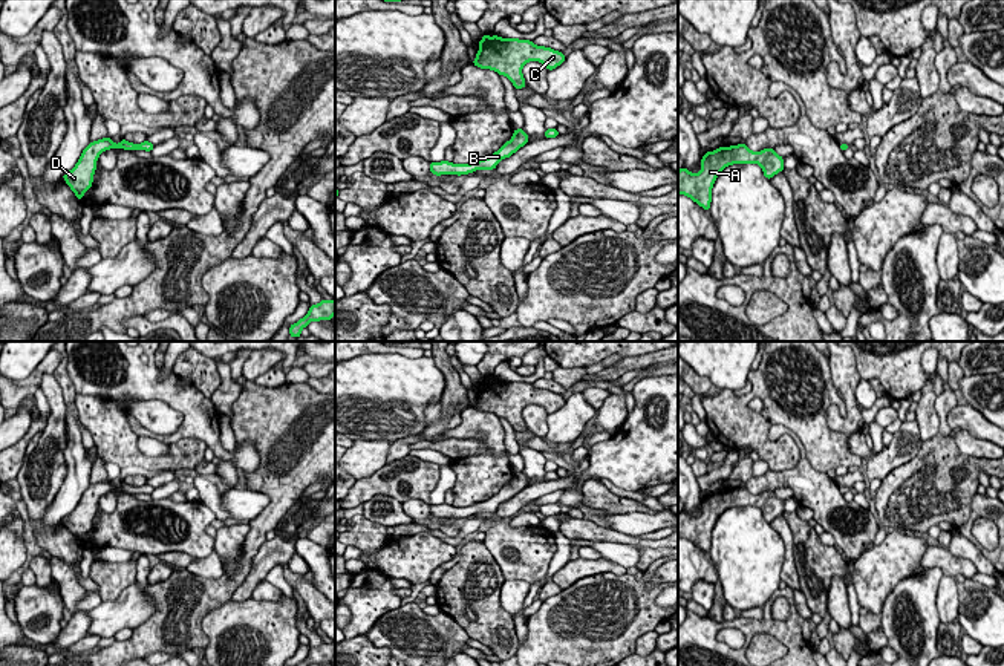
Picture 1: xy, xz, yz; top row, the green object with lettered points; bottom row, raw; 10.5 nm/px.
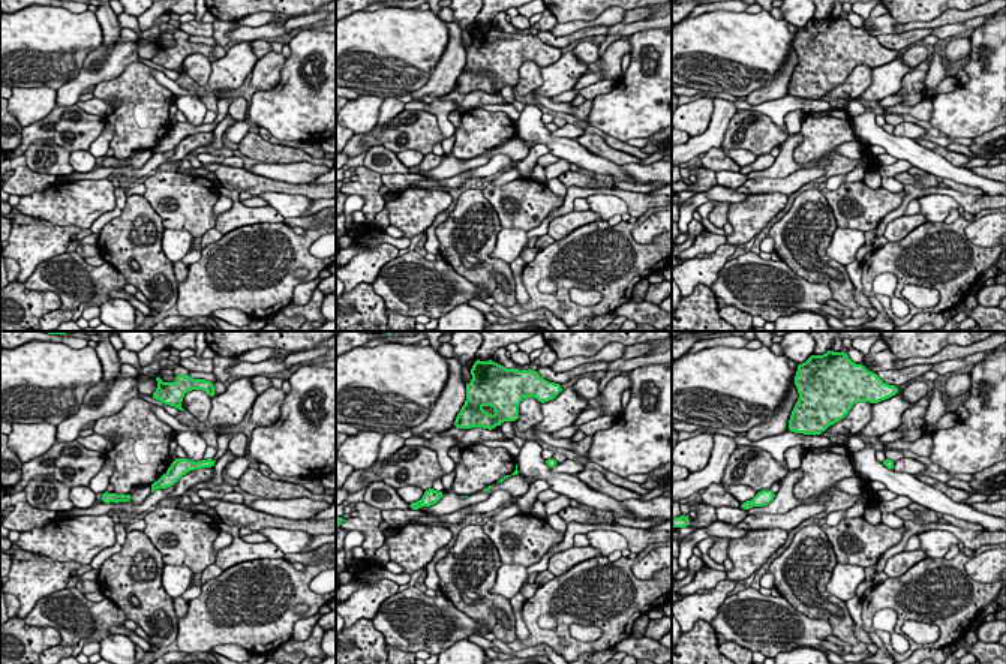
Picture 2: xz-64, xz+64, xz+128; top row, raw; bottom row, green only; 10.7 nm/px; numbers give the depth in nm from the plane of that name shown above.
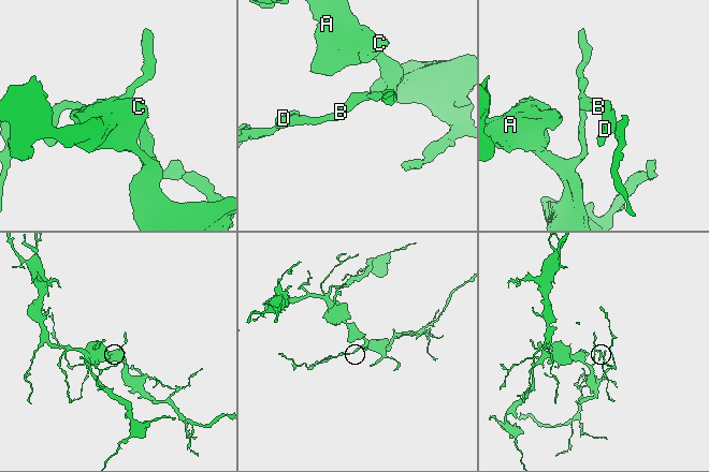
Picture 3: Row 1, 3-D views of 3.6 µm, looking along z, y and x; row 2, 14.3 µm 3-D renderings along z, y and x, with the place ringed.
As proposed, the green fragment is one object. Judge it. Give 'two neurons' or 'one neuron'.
one neuron

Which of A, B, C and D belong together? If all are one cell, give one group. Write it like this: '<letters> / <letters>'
A B C D

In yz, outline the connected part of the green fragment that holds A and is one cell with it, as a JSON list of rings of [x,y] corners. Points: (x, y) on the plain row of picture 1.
[[[745,487],[724,490],[707,495],[701,502],[701,514],[690,516],[687,511],[678,513],[678,537],[686,537],[699,550],[709,554],[712,545],[712,531],[718,517],[733,507],[758,507],[764,519],[771,522],[782,514],[784,501],[774,491],[751,495]]]

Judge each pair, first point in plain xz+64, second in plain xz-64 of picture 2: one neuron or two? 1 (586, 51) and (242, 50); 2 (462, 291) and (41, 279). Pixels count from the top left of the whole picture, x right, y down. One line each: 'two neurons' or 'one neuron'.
1: two neurons
2: one neuron

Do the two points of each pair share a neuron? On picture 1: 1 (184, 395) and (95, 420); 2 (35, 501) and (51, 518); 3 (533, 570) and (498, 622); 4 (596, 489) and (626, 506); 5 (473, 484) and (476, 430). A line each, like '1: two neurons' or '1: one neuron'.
1: two neurons
2: two neurons
3: two neurons
4: one neuron
5: one neuron

